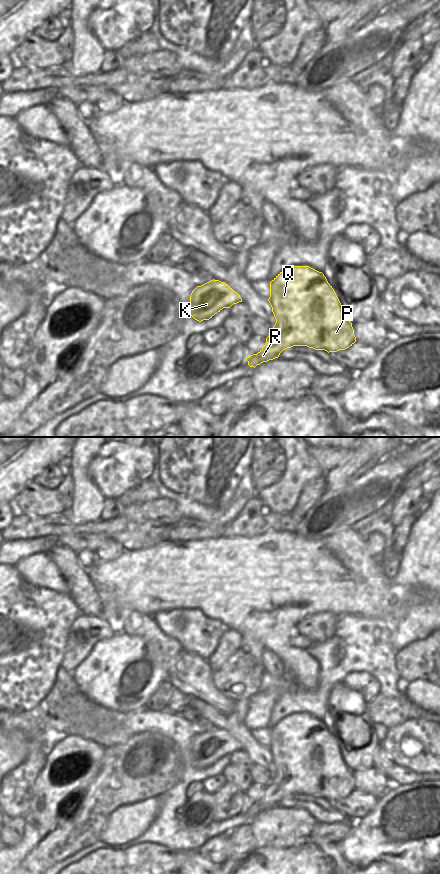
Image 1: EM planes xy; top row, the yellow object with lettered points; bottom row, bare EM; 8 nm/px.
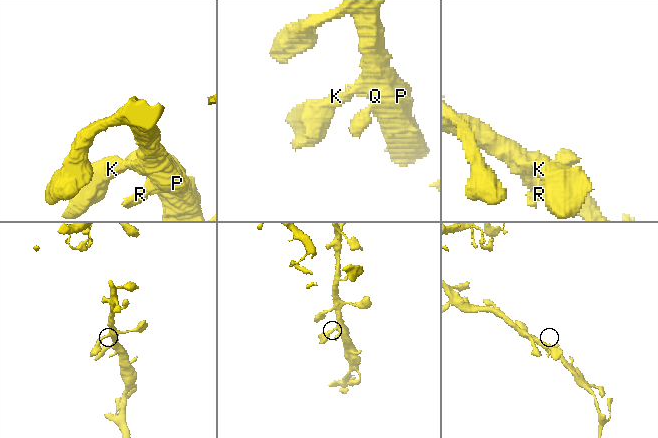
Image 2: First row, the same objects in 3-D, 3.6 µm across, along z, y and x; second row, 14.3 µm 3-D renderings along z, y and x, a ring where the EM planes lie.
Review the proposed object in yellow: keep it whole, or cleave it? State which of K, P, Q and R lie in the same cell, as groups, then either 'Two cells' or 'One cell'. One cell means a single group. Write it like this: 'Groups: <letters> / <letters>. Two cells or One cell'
Groups: K P Q R. One cell

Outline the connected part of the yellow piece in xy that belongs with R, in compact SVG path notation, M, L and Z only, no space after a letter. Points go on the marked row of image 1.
M291 266L283 270L270 282L268 301L276 323L264 347L257 354L246 357L250 367L278 358L283 350L293 346L307 346L329 353L345 350L356 342L352 323L322 272L309 266Z

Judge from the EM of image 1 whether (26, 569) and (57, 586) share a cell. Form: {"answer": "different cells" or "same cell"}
{"answer": "same cell"}

